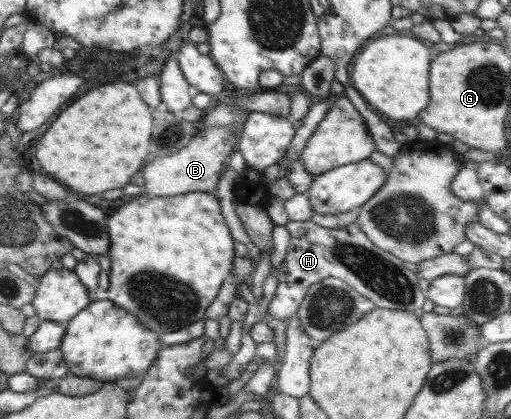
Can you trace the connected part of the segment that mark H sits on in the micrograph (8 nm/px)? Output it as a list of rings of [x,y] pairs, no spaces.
[[[289,221],[285,225],[286,230],[292,237],[290,246],[286,250],[286,257],[278,267],[278,285],[276,295],[270,305],[265,319],[278,319],[284,321],[297,315],[298,309],[312,284],[322,281],[328,277],[337,277],[343,279],[348,285],[356,289],[363,297],[369,297],[377,307],[381,309],[403,310],[412,313],[414,316],[423,315],[422,308],[427,298],[420,290],[416,273],[404,266],[404,263],[398,256],[388,253],[375,247],[372,241],[358,228],[356,223],[348,225],[341,229],[331,229],[322,227],[312,221]]]

